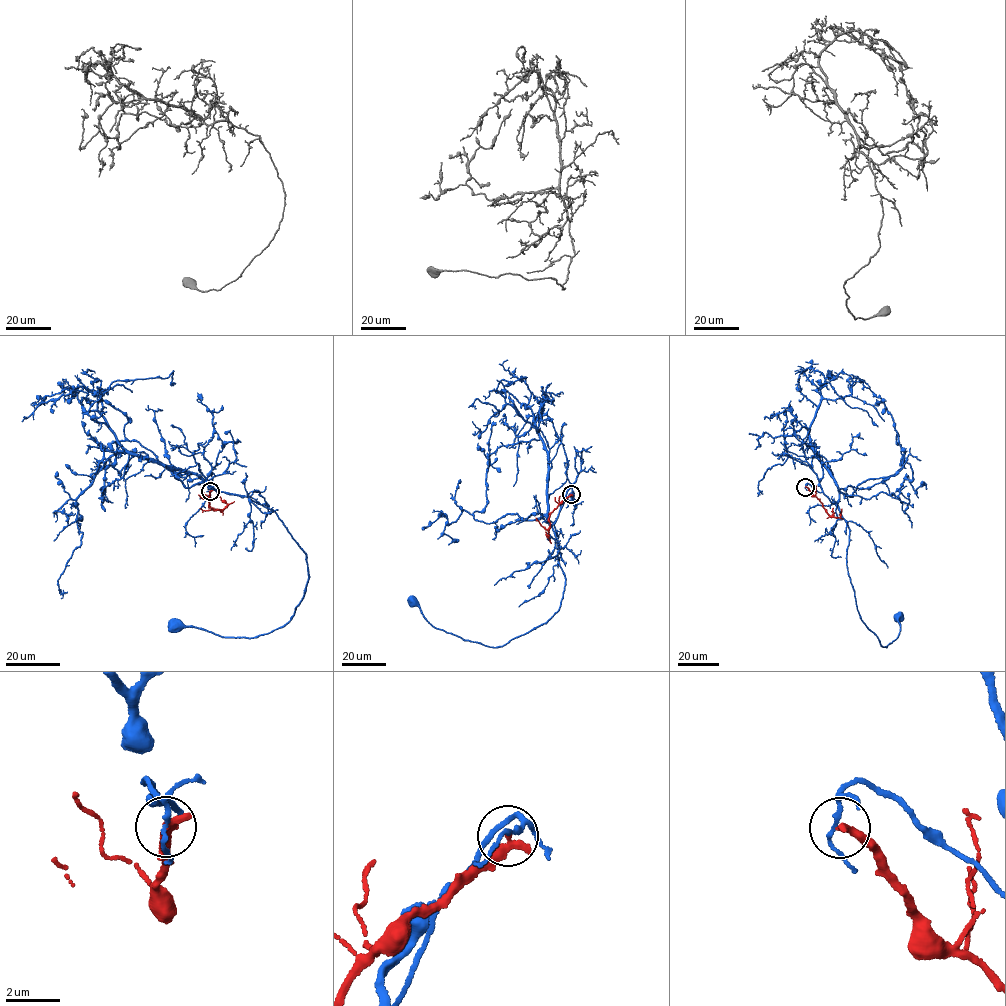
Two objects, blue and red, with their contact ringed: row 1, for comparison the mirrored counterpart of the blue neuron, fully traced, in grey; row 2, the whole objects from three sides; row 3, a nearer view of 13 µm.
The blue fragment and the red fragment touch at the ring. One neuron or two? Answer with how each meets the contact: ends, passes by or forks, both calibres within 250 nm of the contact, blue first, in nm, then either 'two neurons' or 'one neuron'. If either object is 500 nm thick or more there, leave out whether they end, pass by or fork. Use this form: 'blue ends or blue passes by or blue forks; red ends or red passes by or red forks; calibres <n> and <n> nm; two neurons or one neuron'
blue passes by; red ends; calibres 130 and 360 nm; two neurons

